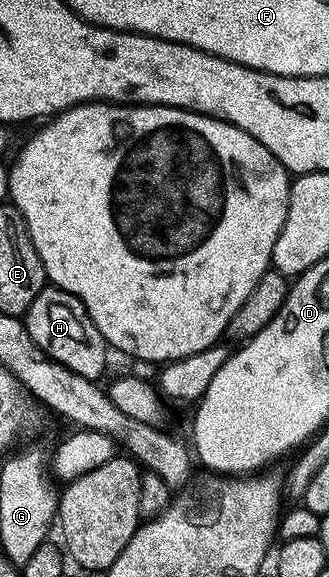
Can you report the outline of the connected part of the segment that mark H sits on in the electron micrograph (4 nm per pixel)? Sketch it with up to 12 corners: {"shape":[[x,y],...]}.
{"shape":[[46,285],[23,322],[43,353],[100,380],[107,344],[79,297]]}

